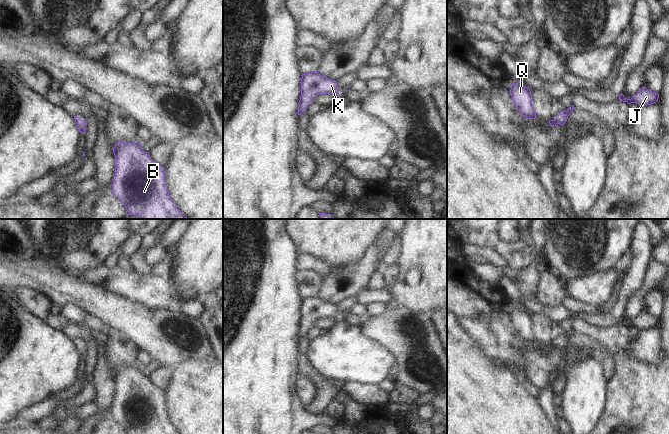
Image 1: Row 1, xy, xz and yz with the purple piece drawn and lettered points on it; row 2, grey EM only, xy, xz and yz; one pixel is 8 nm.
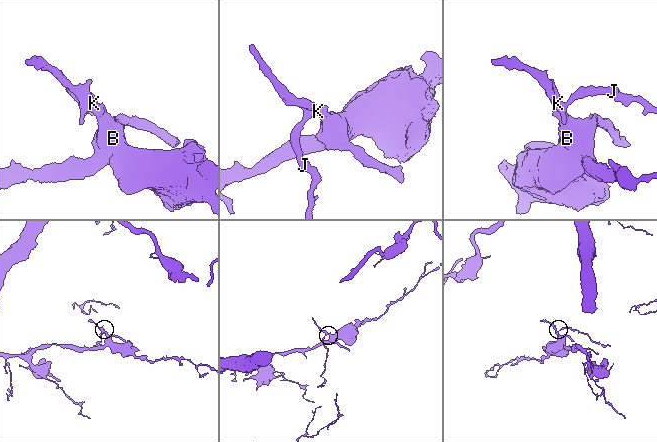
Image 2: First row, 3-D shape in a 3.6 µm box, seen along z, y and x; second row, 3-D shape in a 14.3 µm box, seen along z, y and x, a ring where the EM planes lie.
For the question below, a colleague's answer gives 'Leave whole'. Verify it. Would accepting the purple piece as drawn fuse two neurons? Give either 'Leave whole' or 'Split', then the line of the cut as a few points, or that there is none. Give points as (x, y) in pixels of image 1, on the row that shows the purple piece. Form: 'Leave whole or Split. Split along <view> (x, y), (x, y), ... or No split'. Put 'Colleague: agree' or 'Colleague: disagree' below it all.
Leave whole. No split.
Colleague: agree

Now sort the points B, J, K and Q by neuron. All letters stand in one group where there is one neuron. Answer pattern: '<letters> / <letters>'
B J K Q

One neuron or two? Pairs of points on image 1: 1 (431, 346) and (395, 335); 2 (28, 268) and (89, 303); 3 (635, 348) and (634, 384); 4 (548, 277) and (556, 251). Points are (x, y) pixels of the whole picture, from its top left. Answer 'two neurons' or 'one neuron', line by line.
1: one neuron
2: one neuron
3: two neurons
4: two neurons

